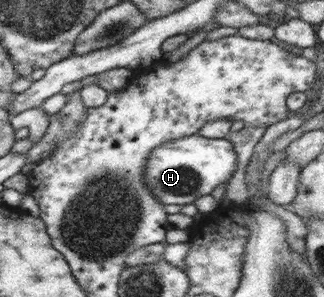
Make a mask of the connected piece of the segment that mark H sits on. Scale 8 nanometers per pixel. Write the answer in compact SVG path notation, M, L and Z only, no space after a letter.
M197 133L157 146L148 157L144 184L150 186L160 204L189 205L229 181L236 167L237 154L230 139L206 138Z

